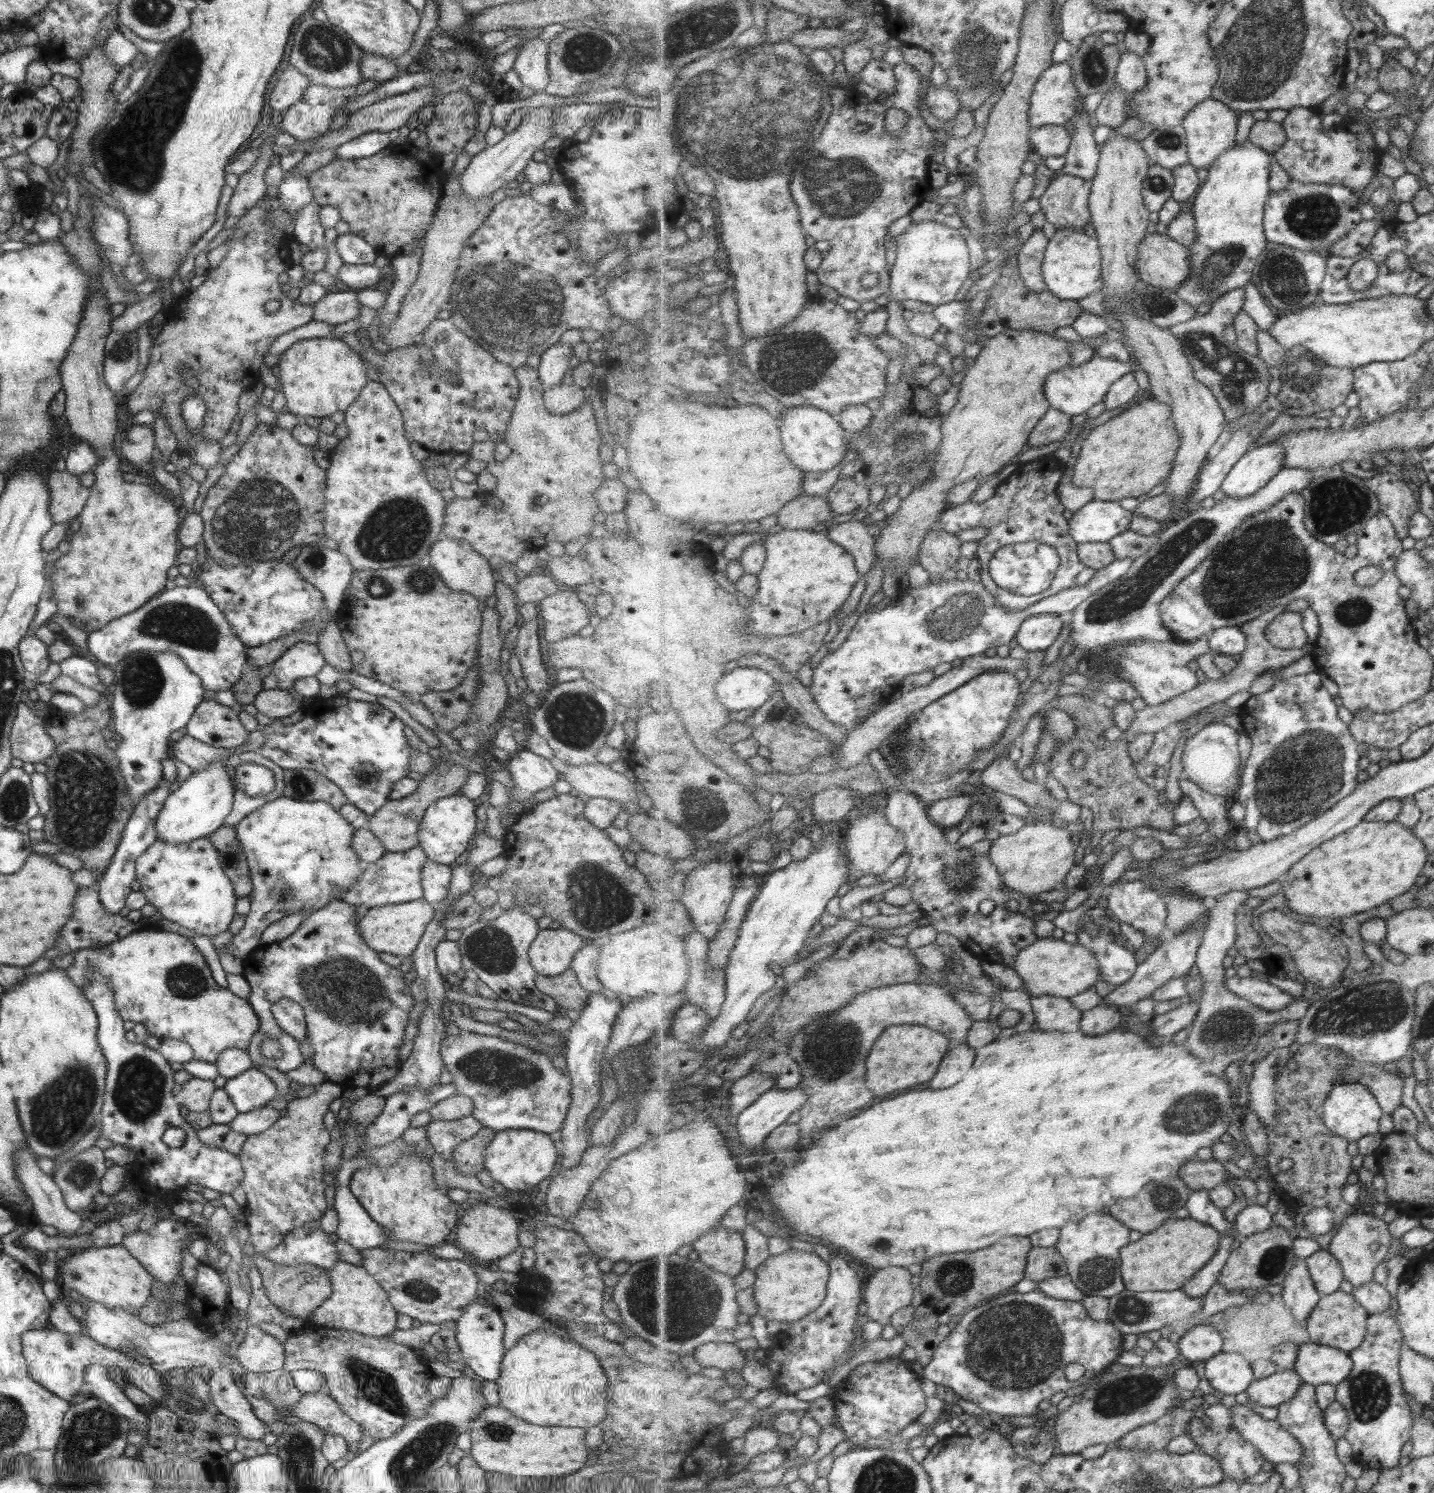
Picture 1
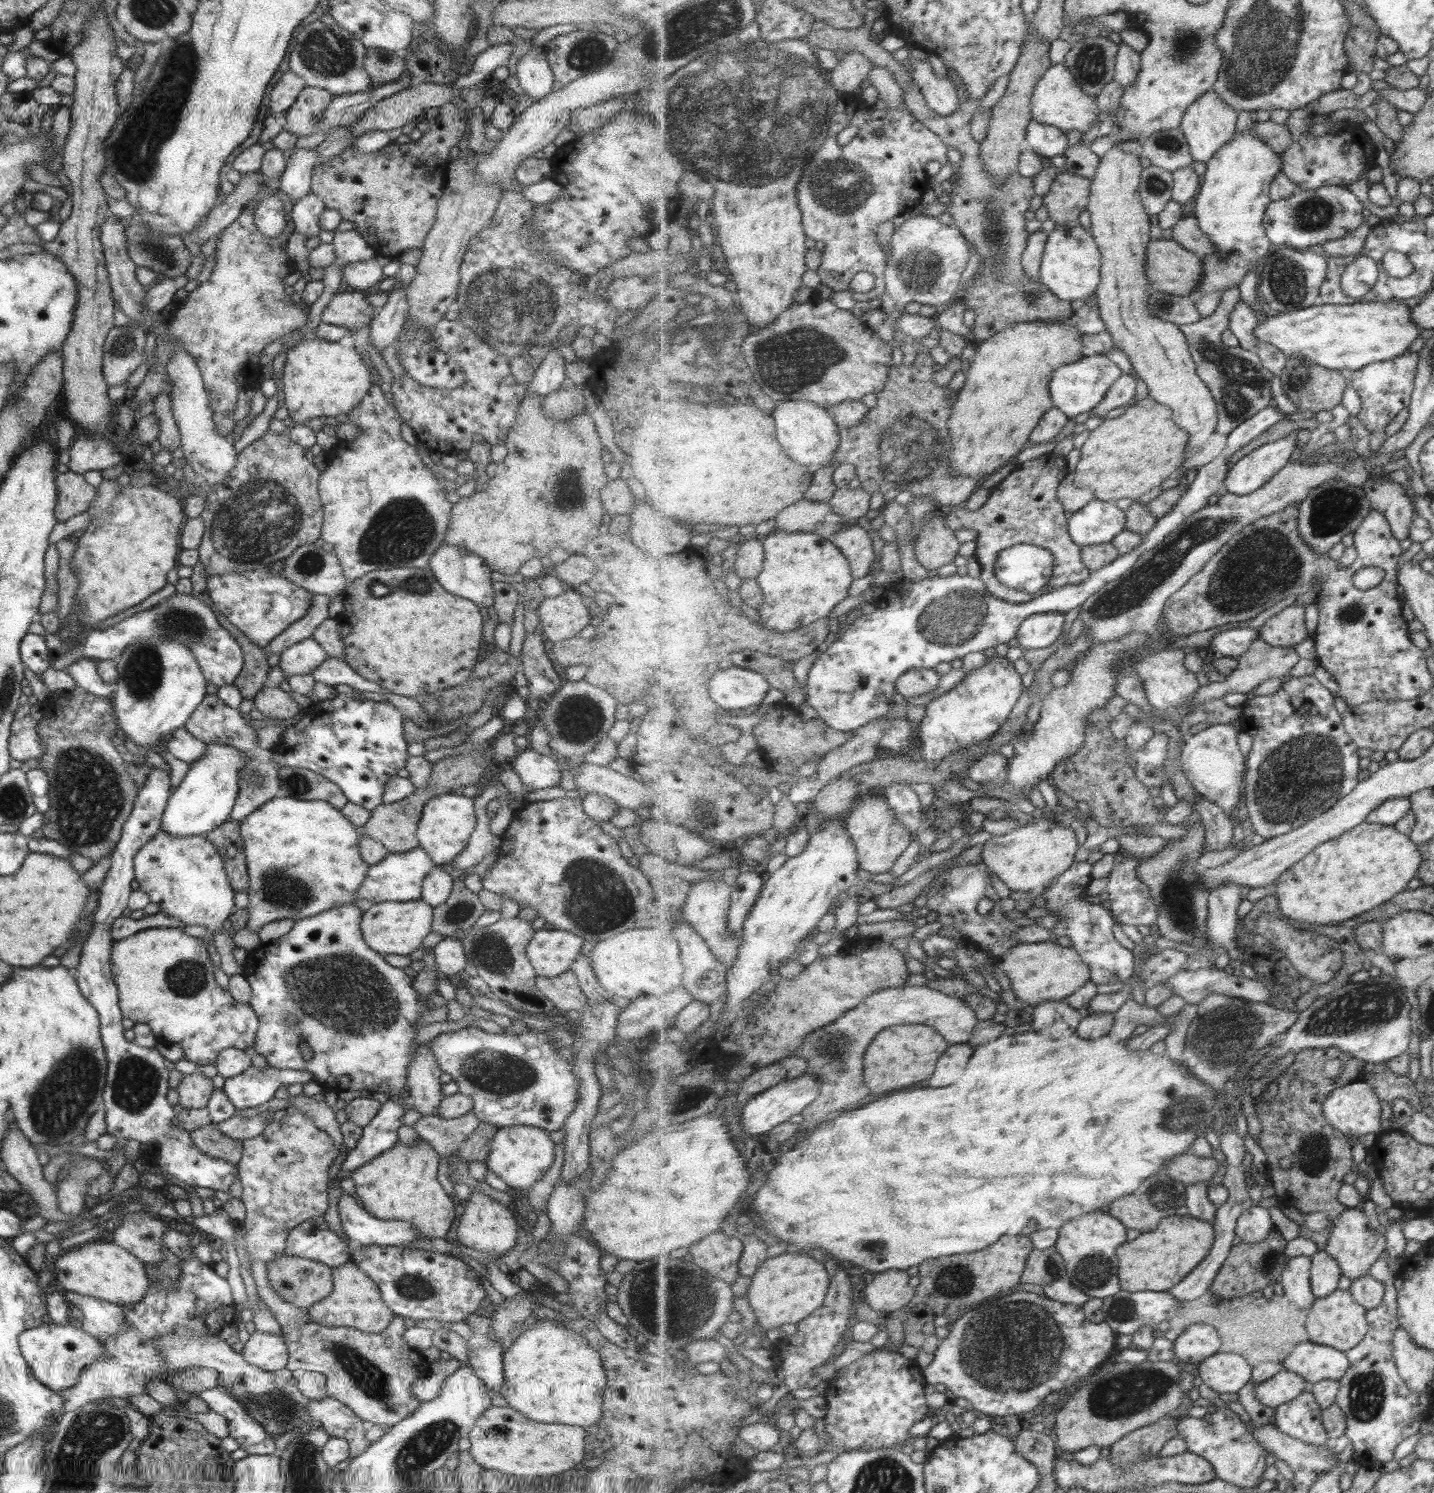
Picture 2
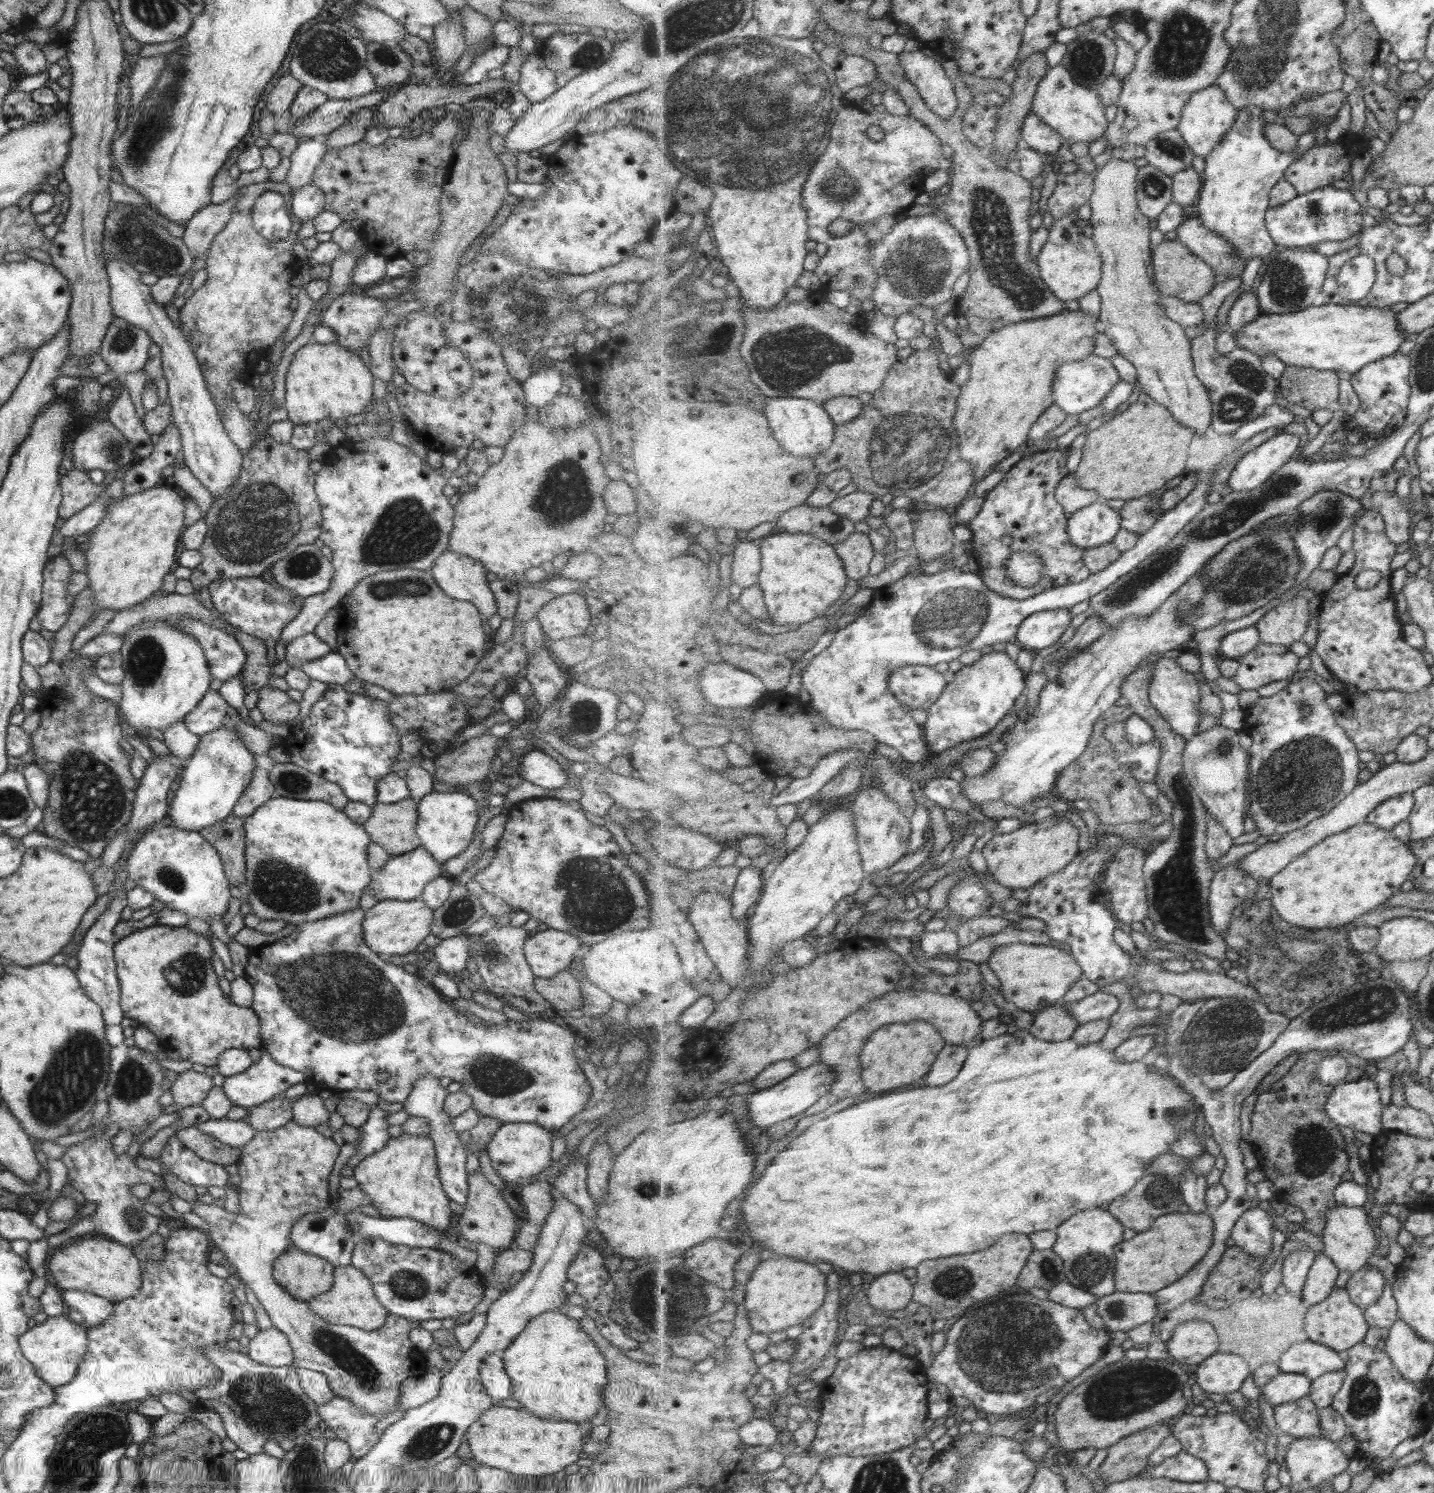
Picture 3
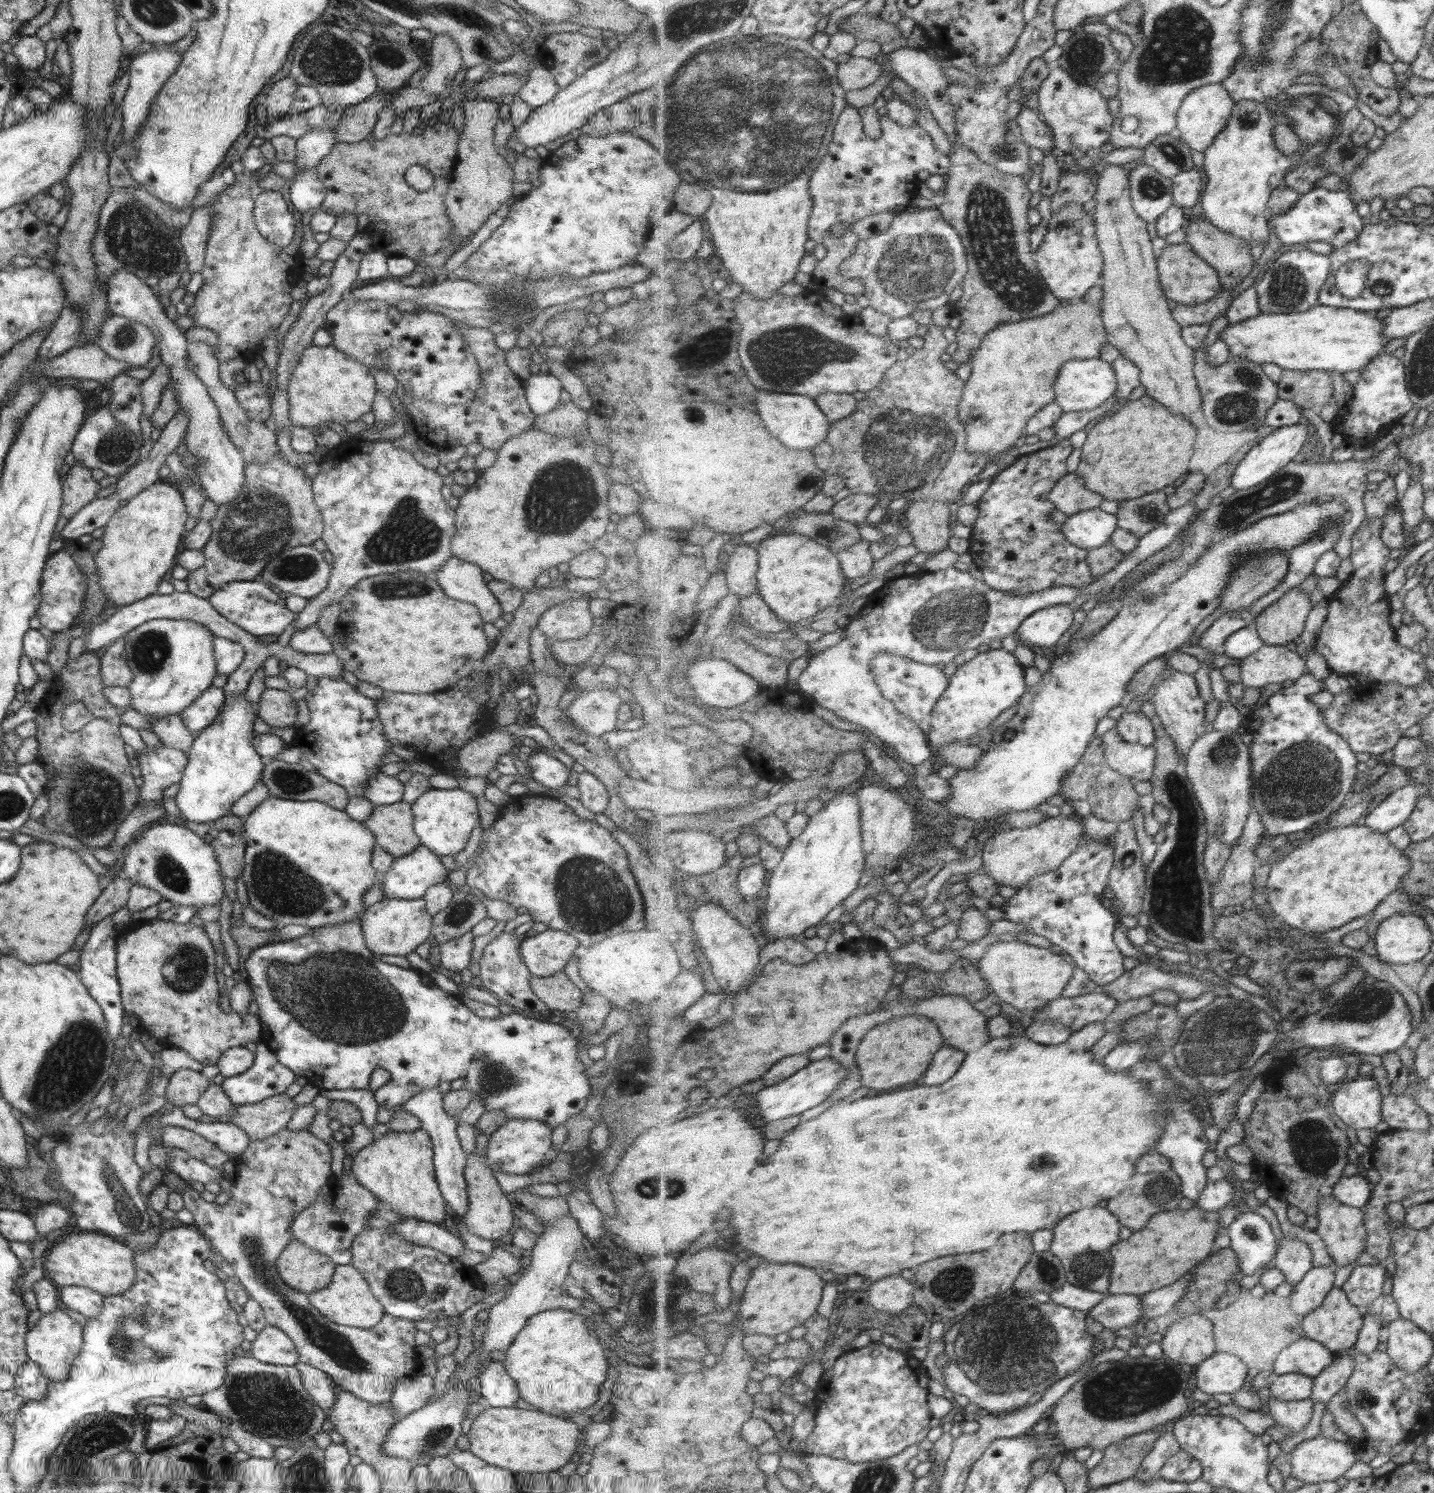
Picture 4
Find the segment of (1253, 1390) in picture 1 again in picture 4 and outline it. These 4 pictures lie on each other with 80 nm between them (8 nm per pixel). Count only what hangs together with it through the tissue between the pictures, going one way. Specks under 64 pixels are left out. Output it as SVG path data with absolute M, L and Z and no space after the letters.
M1291 1373L1278 1375L1269 1385L1271 1397L1284 1401L1303 1401L1314 1394L1314 1378L1311 1375Z

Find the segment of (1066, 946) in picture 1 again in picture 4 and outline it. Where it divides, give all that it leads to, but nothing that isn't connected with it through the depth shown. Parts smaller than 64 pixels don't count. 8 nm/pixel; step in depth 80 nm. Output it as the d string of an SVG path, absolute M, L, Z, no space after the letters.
M996 941L988 946L978 960L982 978L990 984L995 997L1011 1005L1015 1013L1036 1013L1045 1010L1049 1003L1058 1000L1073 978L1075 966L1061 954L1020 941Z

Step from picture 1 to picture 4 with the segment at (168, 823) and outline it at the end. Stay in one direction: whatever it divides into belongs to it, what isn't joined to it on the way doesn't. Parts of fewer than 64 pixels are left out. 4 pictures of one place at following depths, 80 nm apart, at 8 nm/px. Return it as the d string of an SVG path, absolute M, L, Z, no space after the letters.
M243 693L225 697L222 707L214 721L204 726L199 732L193 734L189 750L187 750L187 764L183 769L179 789L175 795L174 801L179 809L181 820L193 821L197 824L202 822L211 822L222 816L231 814L232 804L241 798L246 792L249 792L259 781L262 781L262 769L265 765L264 758L255 752L252 745L253 720L256 714L256 708L250 704Z

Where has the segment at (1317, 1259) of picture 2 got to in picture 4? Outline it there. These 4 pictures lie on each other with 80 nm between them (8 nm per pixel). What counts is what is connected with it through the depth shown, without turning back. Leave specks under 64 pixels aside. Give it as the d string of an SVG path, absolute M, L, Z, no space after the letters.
M1314 1267L1292 1289L1290 1307L1305 1316L1319 1308L1336 1284L1336 1268Z

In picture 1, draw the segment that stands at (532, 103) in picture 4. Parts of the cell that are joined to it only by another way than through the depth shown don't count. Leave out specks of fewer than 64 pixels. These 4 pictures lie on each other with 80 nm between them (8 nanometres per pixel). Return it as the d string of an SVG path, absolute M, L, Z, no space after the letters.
M538 38L528 39L518 52L512 66L522 87L541 93L549 83L547 72L547 44Z

